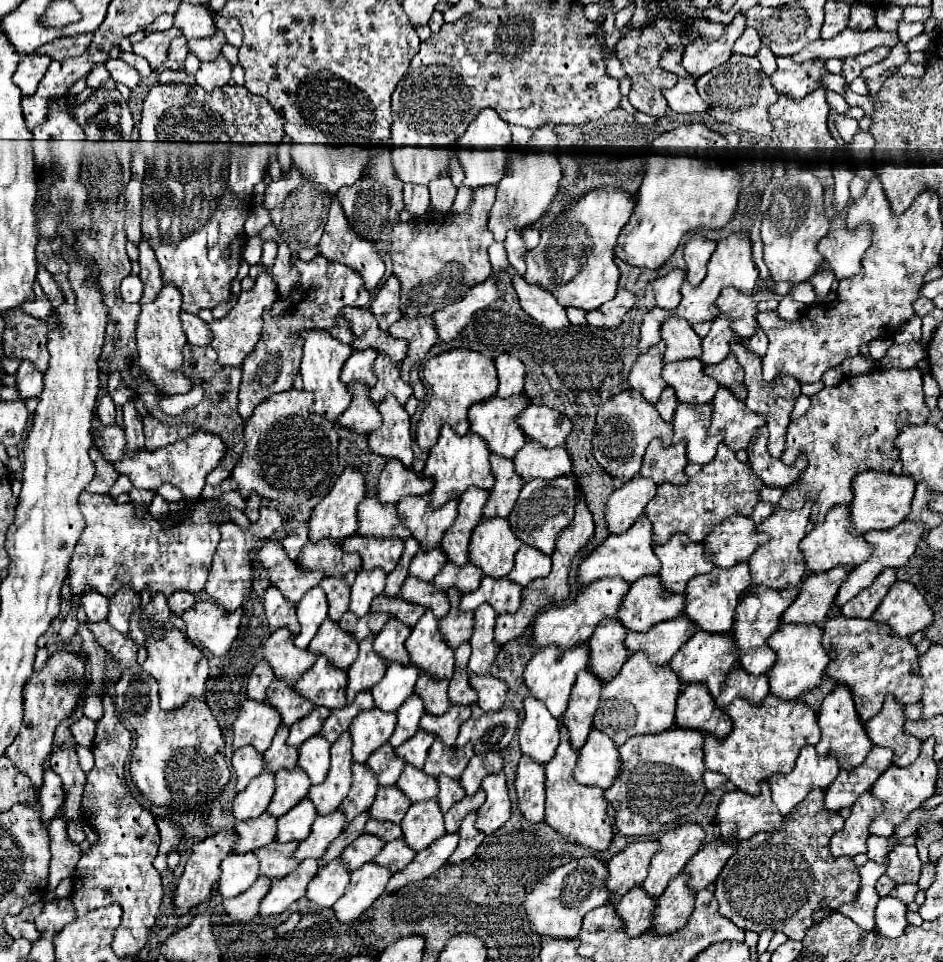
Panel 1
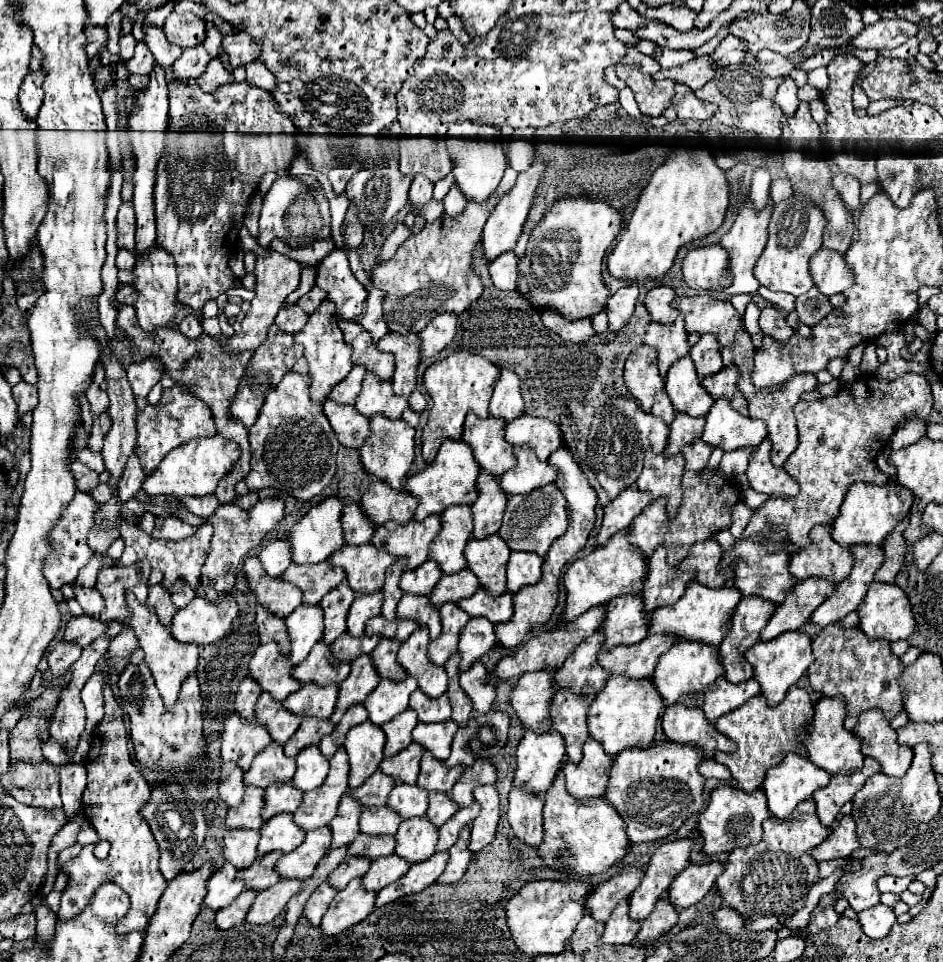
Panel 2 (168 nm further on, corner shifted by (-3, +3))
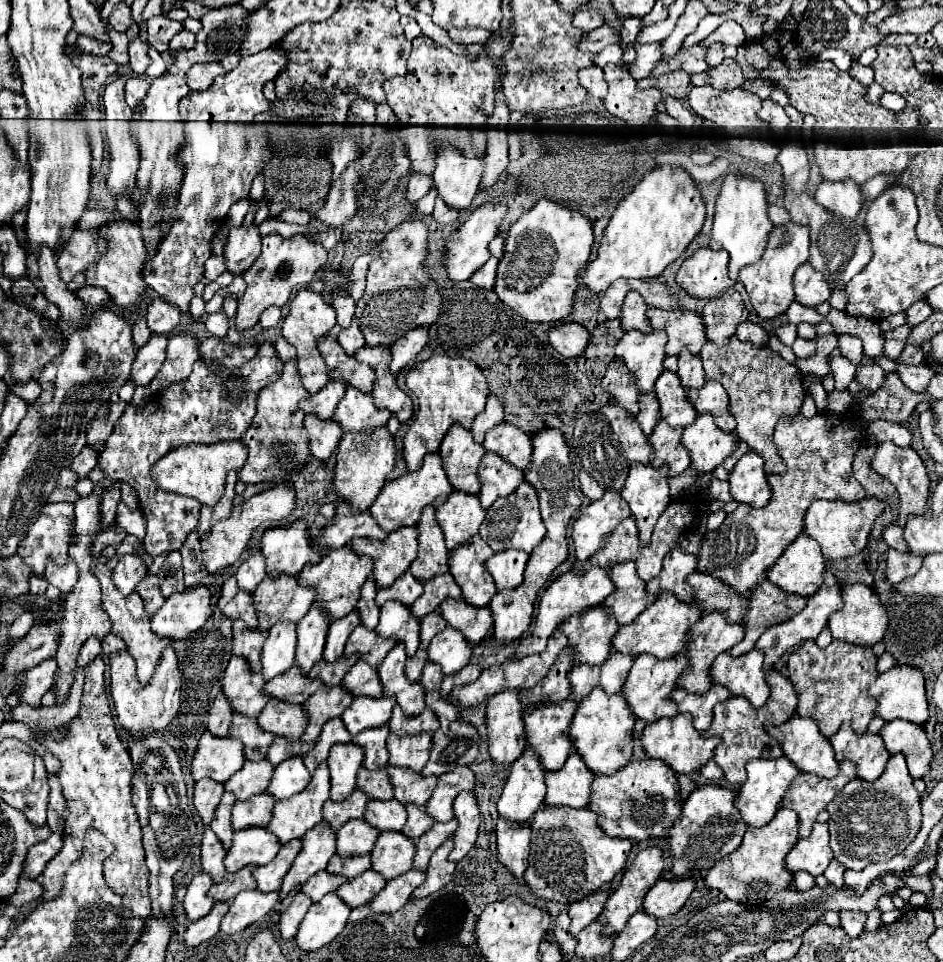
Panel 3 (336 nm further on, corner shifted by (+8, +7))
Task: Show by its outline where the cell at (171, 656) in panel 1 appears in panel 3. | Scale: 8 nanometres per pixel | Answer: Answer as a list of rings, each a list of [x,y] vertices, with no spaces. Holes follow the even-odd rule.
[[[101,563],[93,565],[93,575],[97,575],[97,579],[101,583],[101,591],[103,591],[101,607],[105,607],[105,611],[113,623],[111,631],[127,643],[127,651],[137,661],[137,677],[145,685],[145,683],[149,683],[149,679],[153,677],[153,671],[157,669],[157,663],[161,661],[161,651],[165,651],[165,647],[169,647],[173,643],[173,639],[161,639],[159,635],[153,635],[153,631],[149,627],[149,615],[143,607],[141,595],[137,595],[137,593],[121,595],[121,591],[111,581],[111,569],[109,567],[105,567]]]

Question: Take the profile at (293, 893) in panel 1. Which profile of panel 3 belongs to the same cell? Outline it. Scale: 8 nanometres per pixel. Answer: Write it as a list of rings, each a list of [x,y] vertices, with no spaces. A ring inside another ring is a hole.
[[[257,889],[241,891],[231,901],[231,907],[221,921],[221,931],[233,935],[251,923],[257,923],[261,917],[273,911],[277,903],[279,903],[279,891],[271,891],[271,893],[263,893]]]

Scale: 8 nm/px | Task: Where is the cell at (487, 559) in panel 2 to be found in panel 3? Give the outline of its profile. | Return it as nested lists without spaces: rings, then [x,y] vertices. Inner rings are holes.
[[[475,535],[469,543],[451,551],[449,573],[461,587],[463,599],[469,605],[485,607],[497,593],[493,577],[485,571],[485,563],[491,555],[493,549],[481,539],[481,535]]]

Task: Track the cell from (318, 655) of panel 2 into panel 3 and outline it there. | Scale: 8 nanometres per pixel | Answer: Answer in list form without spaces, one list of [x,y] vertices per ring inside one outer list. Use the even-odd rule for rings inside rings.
[[[293,665],[289,671],[277,675],[277,679],[271,679],[265,683],[265,693],[277,699],[285,699],[289,703],[301,703],[307,701],[309,695],[313,695],[323,683],[317,683],[317,679],[309,679],[309,675],[301,675],[297,671],[297,665]]]

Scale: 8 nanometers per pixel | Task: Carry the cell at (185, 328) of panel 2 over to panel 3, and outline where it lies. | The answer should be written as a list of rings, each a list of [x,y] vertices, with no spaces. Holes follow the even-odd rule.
[[[153,299],[147,307],[147,325],[153,333],[171,333],[179,325],[181,311],[165,299]]]

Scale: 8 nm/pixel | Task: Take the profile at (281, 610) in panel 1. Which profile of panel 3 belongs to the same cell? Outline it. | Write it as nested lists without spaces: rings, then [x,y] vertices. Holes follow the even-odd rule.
[[[241,619],[233,621],[233,655],[241,655],[245,657],[253,671],[261,671],[261,647],[265,643],[265,635],[269,631],[257,631],[257,629],[249,629],[245,627],[245,623],[241,623]]]

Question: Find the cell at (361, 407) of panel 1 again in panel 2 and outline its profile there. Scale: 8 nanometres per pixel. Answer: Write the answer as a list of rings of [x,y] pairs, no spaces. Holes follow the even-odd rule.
[[[326,401],[324,415],[328,417],[342,447],[360,449],[368,435],[368,419],[360,415],[354,407],[338,407],[338,403]]]

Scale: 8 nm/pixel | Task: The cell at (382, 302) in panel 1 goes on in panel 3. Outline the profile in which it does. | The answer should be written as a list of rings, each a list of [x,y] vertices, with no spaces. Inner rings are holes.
[[[353,321],[347,329],[343,329],[337,337],[337,341],[341,343],[341,347],[353,355],[357,349],[361,349],[365,345],[365,337],[361,335],[361,327],[357,327],[357,321]]]

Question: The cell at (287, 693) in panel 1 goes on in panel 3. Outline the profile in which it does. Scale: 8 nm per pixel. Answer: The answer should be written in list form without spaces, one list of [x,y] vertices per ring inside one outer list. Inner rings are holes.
[[[237,713],[231,719],[229,735],[243,741],[245,759],[251,759],[251,761],[265,759],[267,749],[273,743],[273,737],[265,735],[265,731],[261,731],[261,727],[257,727],[255,719],[249,719],[247,715],[237,715]]]

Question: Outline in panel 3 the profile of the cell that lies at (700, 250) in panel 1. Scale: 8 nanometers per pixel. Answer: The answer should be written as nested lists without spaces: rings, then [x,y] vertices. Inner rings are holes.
[[[703,247],[681,263],[675,281],[697,299],[713,299],[735,283],[729,279],[727,265],[729,253],[725,249],[713,251],[711,247]]]

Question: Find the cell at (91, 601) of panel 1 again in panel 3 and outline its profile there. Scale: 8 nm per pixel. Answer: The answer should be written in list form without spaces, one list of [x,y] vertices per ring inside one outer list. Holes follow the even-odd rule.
[[[69,561],[63,567],[47,563],[47,567],[45,567],[45,579],[51,585],[55,585],[57,589],[61,589],[63,595],[69,595],[69,591],[73,591],[73,587],[77,583],[77,565],[73,561]]]

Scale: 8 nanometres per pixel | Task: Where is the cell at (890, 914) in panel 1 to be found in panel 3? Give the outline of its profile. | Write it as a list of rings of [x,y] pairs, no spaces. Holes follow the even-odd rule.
[[[841,911],[839,917],[841,917],[841,927],[847,931],[849,937],[857,937],[863,933],[867,913],[863,913],[863,911]]]

